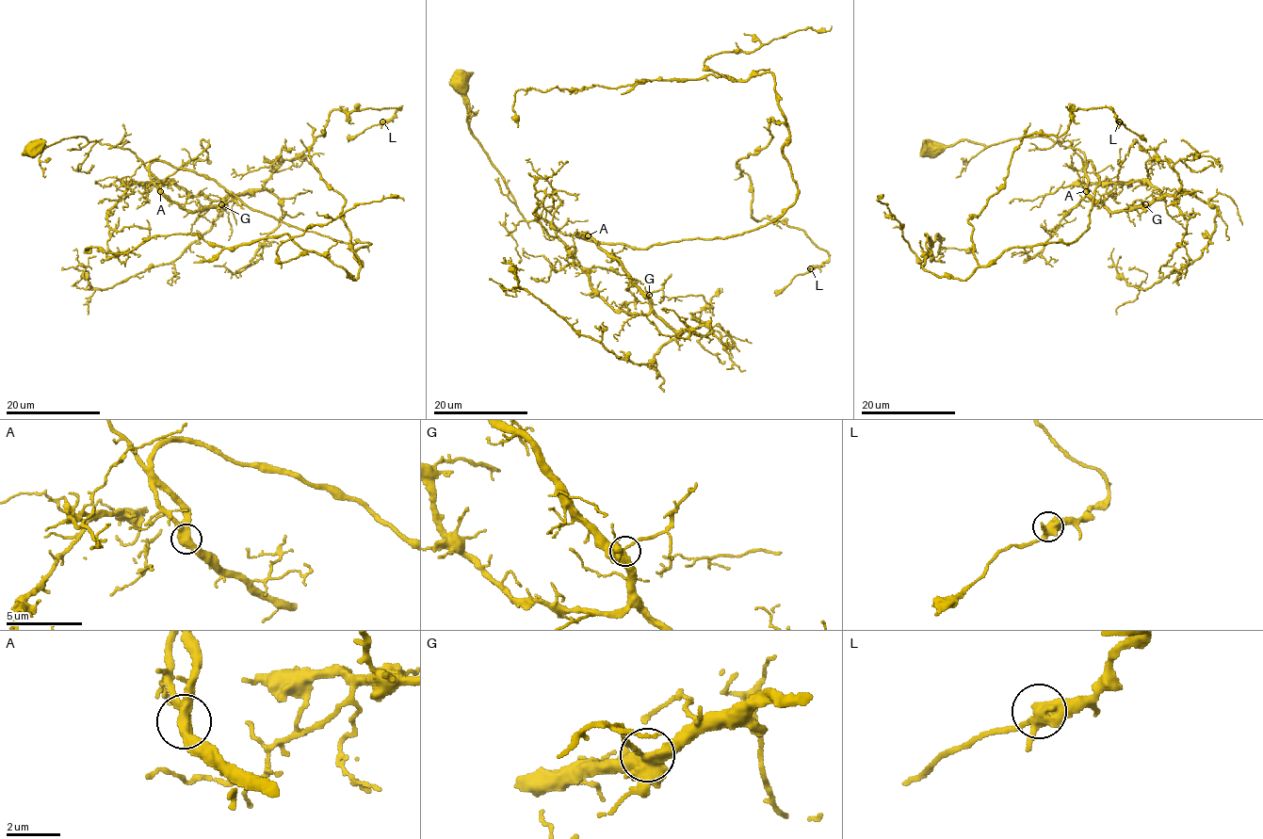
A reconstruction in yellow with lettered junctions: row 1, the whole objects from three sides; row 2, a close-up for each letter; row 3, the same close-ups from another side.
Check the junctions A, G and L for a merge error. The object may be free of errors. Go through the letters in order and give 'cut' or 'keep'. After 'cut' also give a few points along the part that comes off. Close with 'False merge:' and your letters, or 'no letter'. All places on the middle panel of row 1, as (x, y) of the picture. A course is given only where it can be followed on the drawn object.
A: keep
G: keep
L: keep
False merge: no letter

